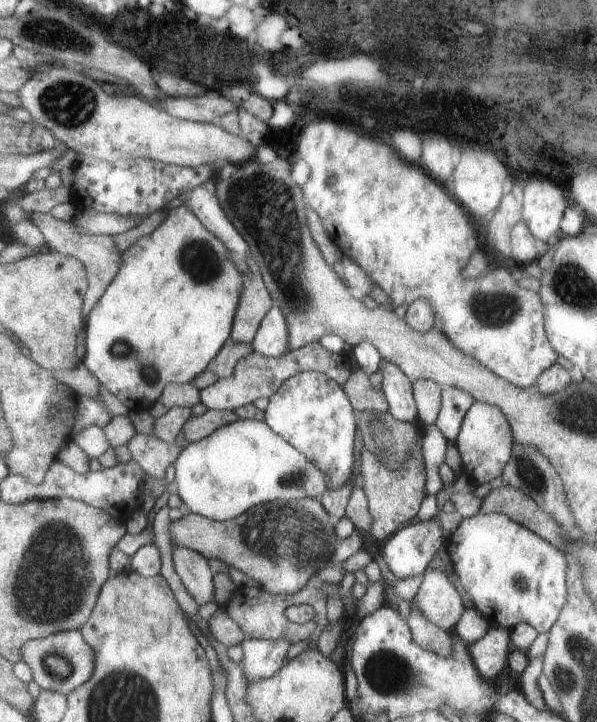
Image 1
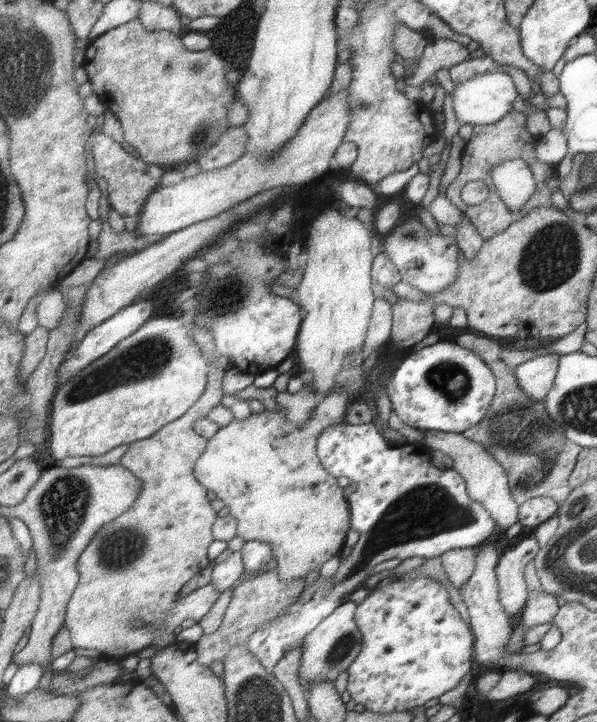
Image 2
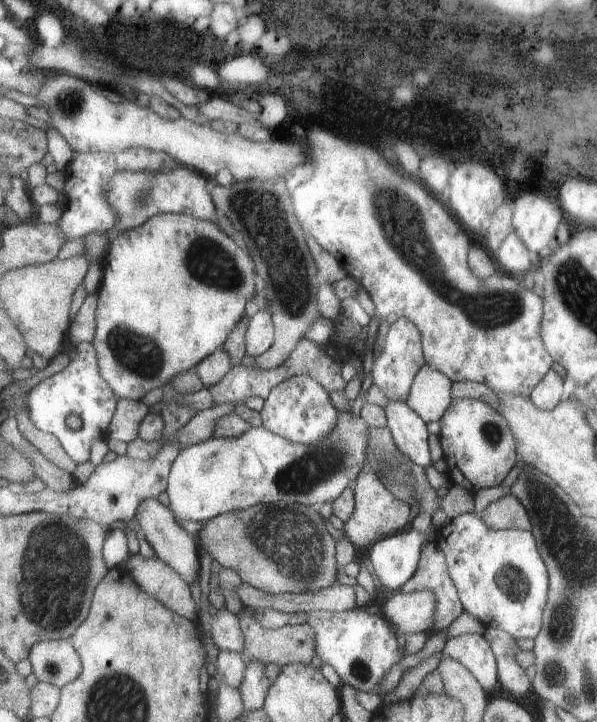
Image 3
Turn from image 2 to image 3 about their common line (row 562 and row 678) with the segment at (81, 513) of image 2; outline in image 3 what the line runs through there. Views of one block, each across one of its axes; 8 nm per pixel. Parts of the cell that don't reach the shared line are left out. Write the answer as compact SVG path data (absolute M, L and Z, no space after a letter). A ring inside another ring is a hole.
M71 640L39 642L31 652L31 664L39 682L55 684L59 688L69 686L83 674L83 658Z

